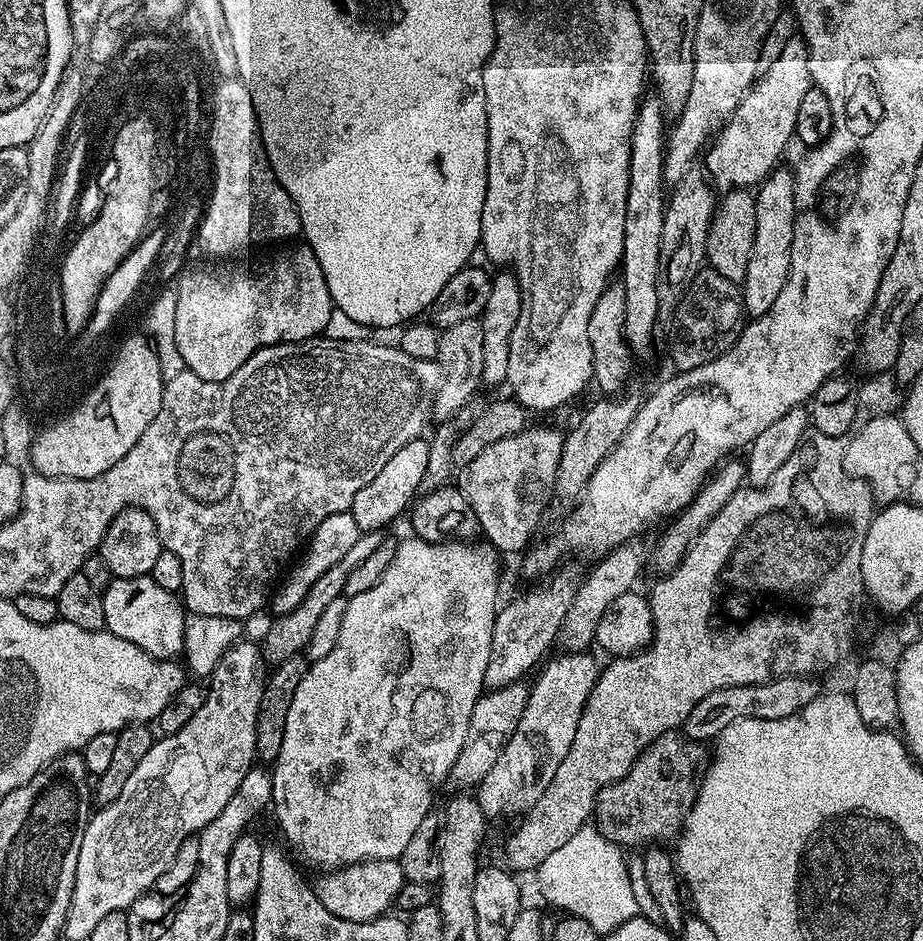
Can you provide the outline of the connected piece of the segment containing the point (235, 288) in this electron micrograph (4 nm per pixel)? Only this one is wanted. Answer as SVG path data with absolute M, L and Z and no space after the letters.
M307 246L274 261L269 272L240 272L229 284L220 284L212 272L184 270L175 287L174 342L185 369L219 384L260 348L317 339L334 307L322 266Z

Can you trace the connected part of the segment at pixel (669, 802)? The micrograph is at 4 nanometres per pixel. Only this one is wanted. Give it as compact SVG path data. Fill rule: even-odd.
M675 731L665 732L664 735L659 736L656 741L653 742L648 748L641 751L640 757L634 762L634 766L630 766L630 770L622 778L618 778L613 784L607 784L605 788L599 792L596 796L596 807L594 809L594 827L603 834L610 842L621 846L627 846L627 844L644 844L643 846L652 846L657 842L664 842L660 840L672 840L675 841L679 837L683 827L684 820L688 817L688 812L692 808L692 804L696 800L696 789L698 787L698 781L701 779L702 773L705 771L706 765L710 760L710 752L708 752L703 743L695 740L689 740L683 735L677 734Z

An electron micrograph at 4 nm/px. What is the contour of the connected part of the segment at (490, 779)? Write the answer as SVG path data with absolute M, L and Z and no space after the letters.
M565 651L560 655L564 656L553 655L539 669L540 677L536 685L531 685L526 710L522 710L522 718L518 718L514 734L510 734L502 754L498 754L498 762L494 762L490 774L486 774L475 789L476 801L482 806L485 817L527 812L538 798L542 798L542 790L550 786L550 778L554 778L558 766L562 766L562 758L570 754L580 716L601 669L596 668L595 658L588 656L592 654L587 651Z

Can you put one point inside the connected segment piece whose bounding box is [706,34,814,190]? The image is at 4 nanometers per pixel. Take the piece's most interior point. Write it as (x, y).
(749, 144)

